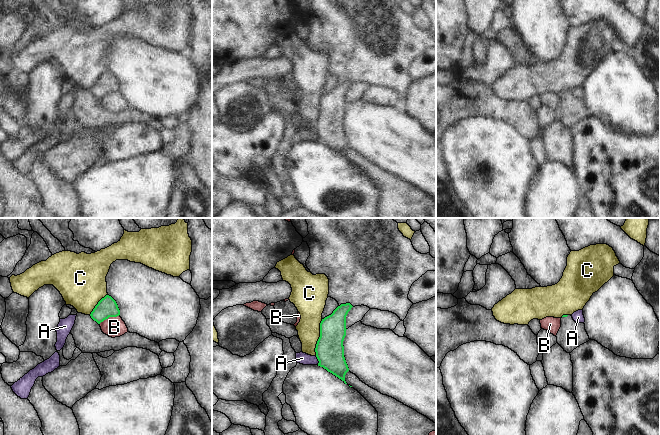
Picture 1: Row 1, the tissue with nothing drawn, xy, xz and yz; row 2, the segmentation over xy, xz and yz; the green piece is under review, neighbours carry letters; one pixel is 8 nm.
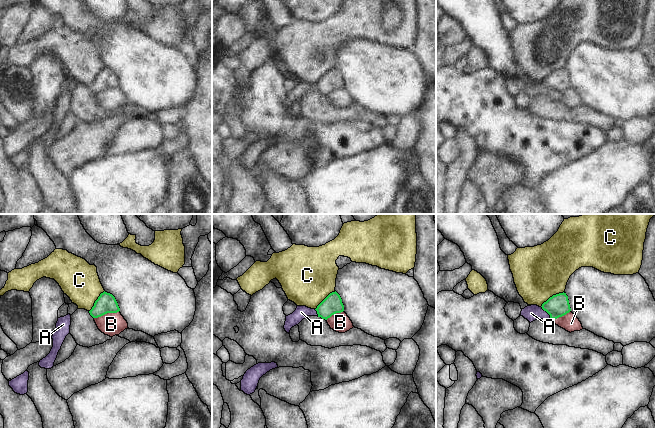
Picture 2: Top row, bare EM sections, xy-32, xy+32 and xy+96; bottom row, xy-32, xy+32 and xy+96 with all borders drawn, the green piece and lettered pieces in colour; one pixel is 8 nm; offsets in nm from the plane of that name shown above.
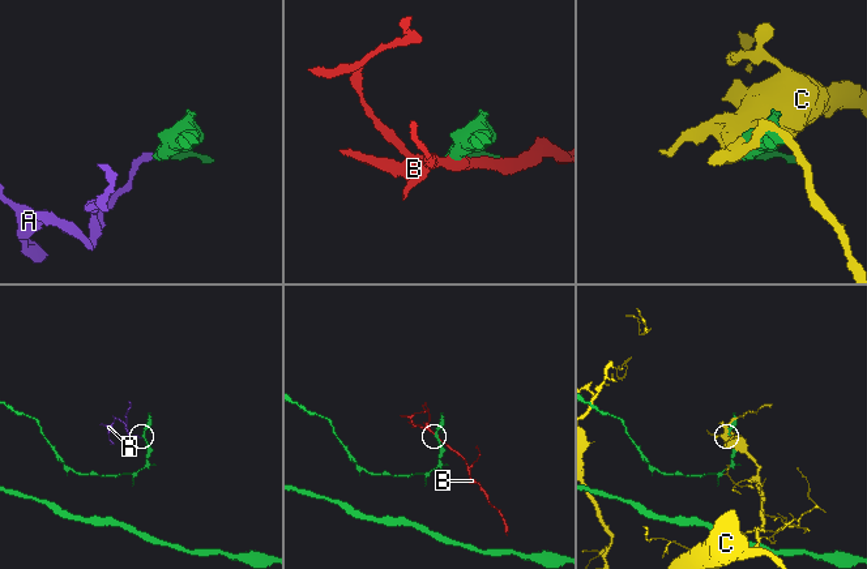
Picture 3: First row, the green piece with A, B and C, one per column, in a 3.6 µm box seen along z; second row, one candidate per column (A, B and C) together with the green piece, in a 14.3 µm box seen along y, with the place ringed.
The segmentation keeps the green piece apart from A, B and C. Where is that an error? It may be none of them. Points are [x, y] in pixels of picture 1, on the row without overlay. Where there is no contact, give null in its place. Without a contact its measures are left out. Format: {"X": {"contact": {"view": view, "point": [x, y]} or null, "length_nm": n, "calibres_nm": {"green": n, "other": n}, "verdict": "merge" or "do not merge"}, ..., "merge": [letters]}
{"A": {"contact": {"view": "xz", "point": [318, 136]}, "length_nm": 80, "calibres_nm": {"green": 220, "other": 90}, "verdict": "do not merge"}, "B": {"contact": {"view": "xy", "point": [109, 92]}, "length_nm": 190, "calibres_nm": {"green": 160, "other": 160}, "verdict": "do not merge"}, "C": {"contact": {"view": "xz", "point": [319, 113]}, "length_nm": 300, "calibres_nm": {"green": 220, "other": 200}, "verdict": "do not merge"}, "merge": []}

